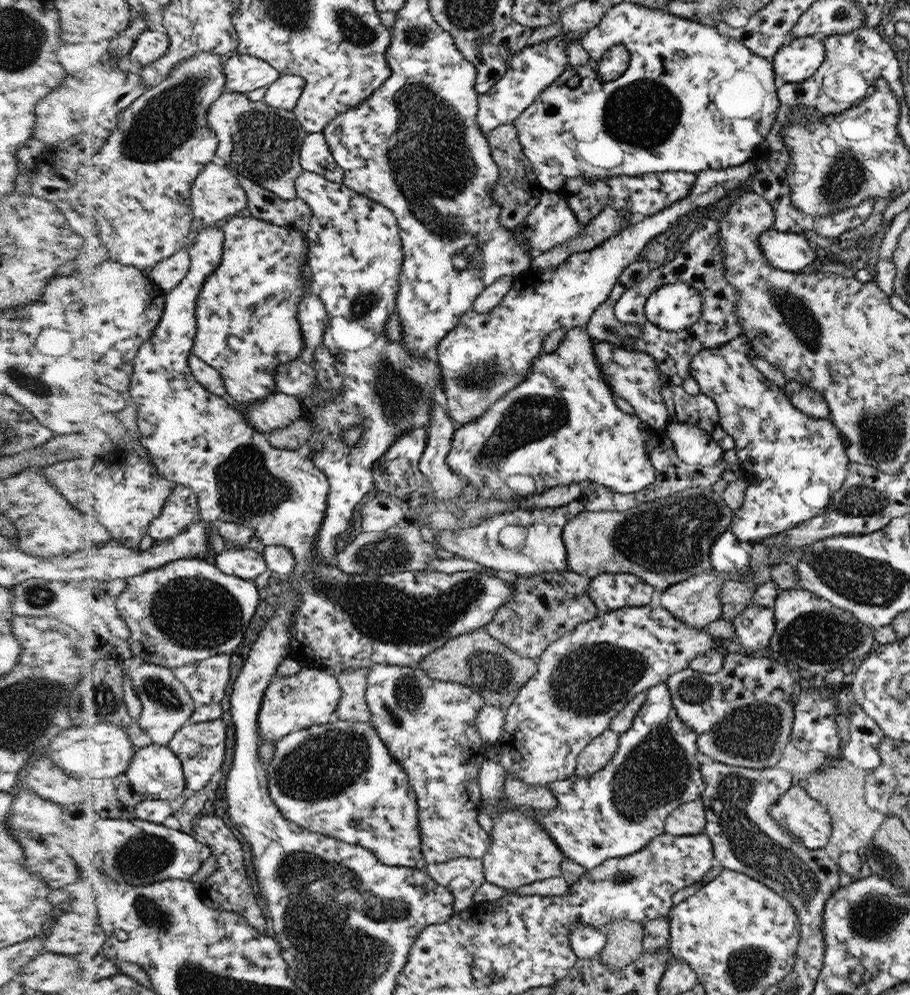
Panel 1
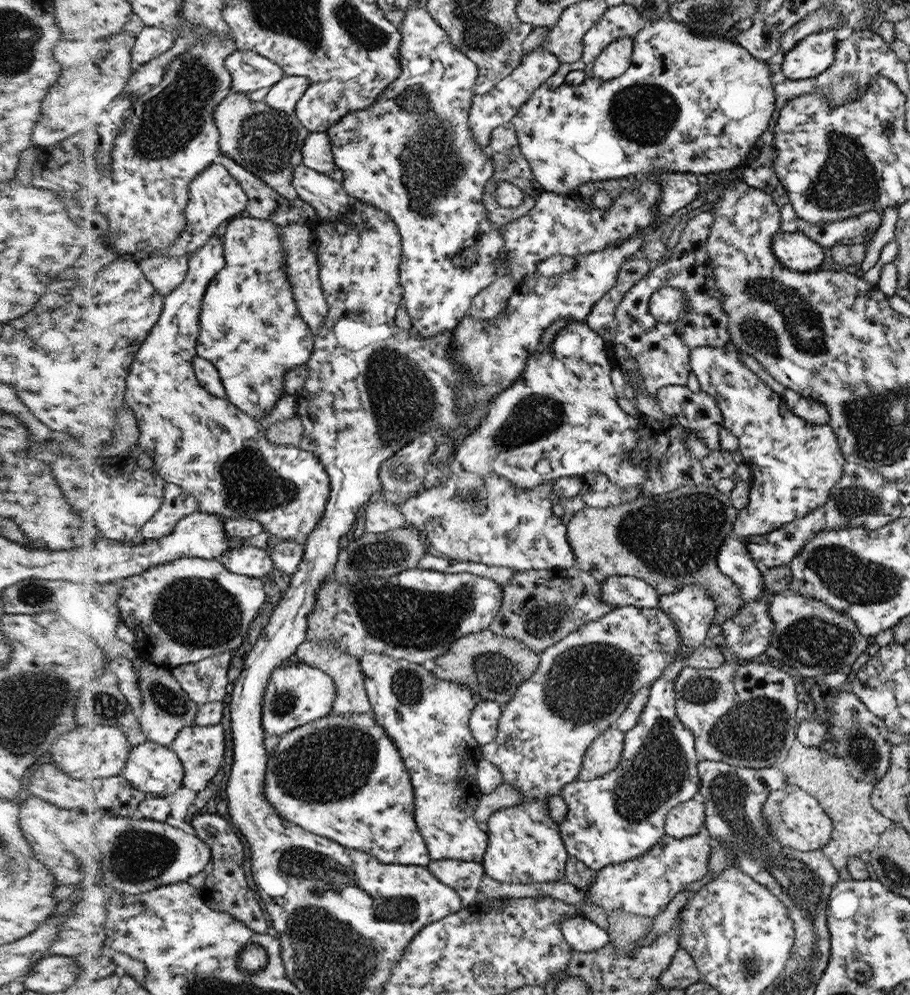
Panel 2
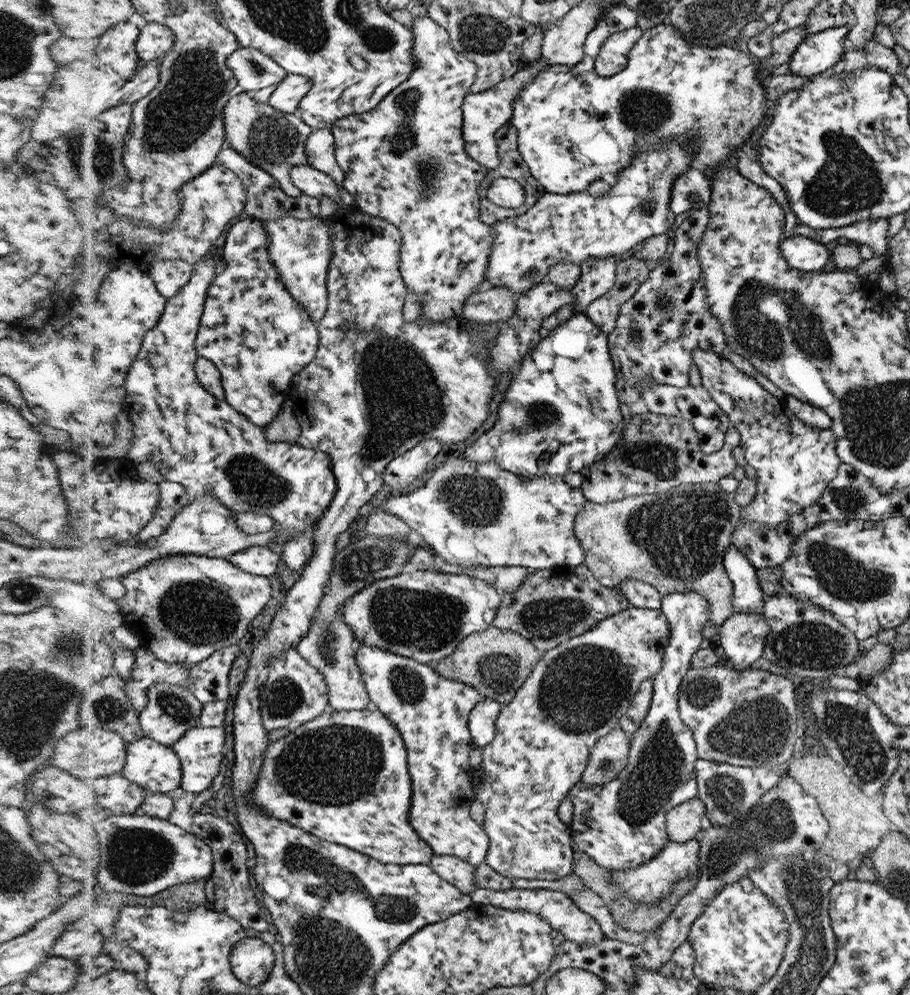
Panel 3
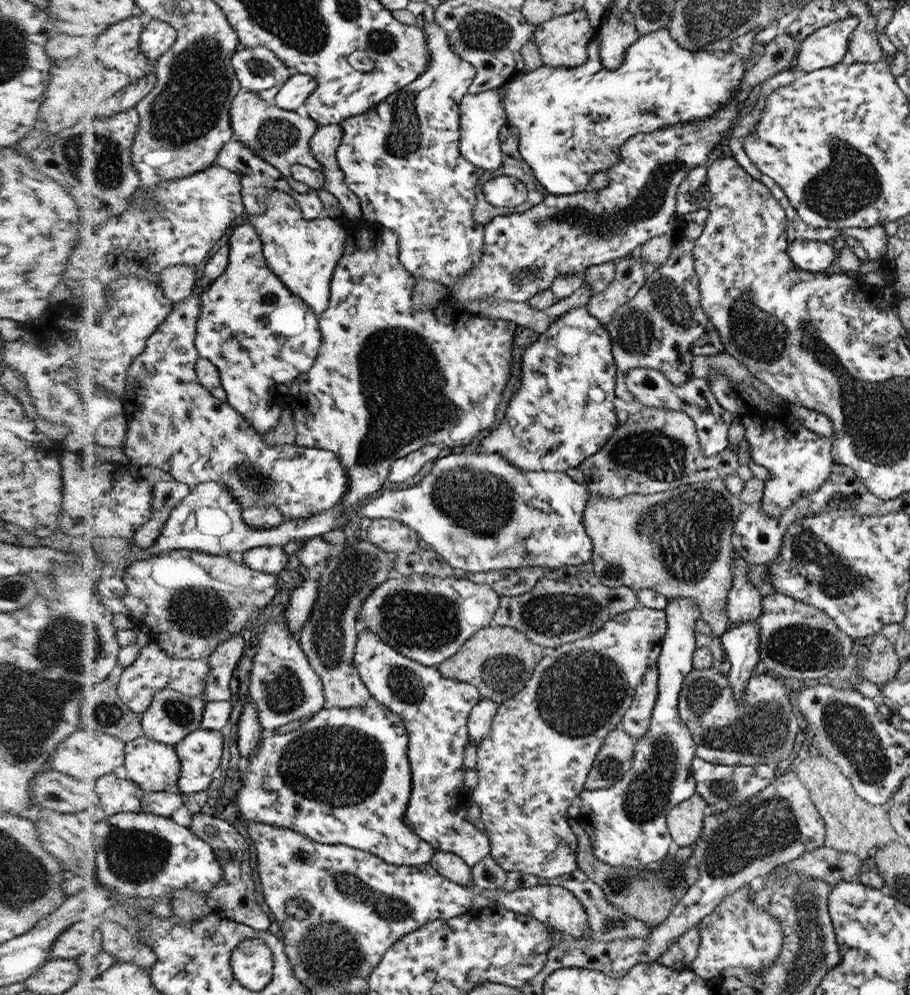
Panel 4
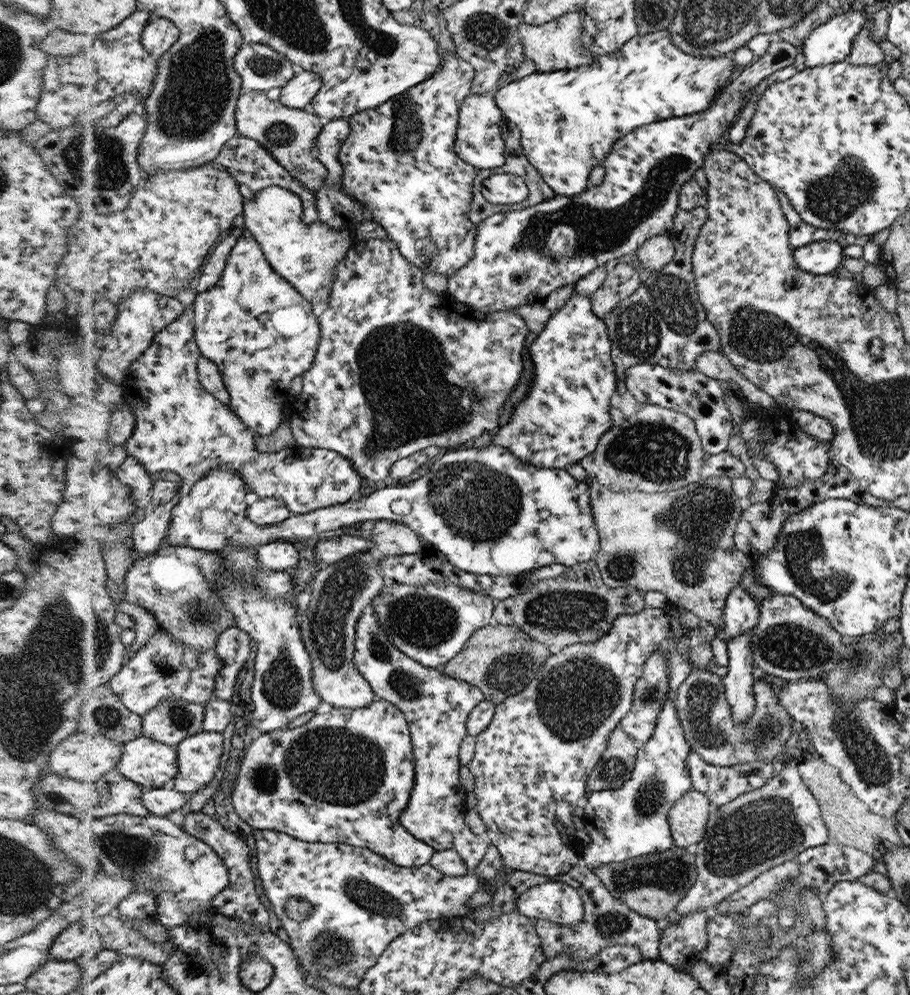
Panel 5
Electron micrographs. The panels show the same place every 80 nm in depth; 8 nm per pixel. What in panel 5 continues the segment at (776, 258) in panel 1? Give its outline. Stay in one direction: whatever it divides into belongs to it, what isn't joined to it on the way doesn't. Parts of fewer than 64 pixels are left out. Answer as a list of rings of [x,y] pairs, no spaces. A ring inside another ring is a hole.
[[[842,241],[813,242],[794,248],[795,264],[806,273],[831,275],[842,264]]]

